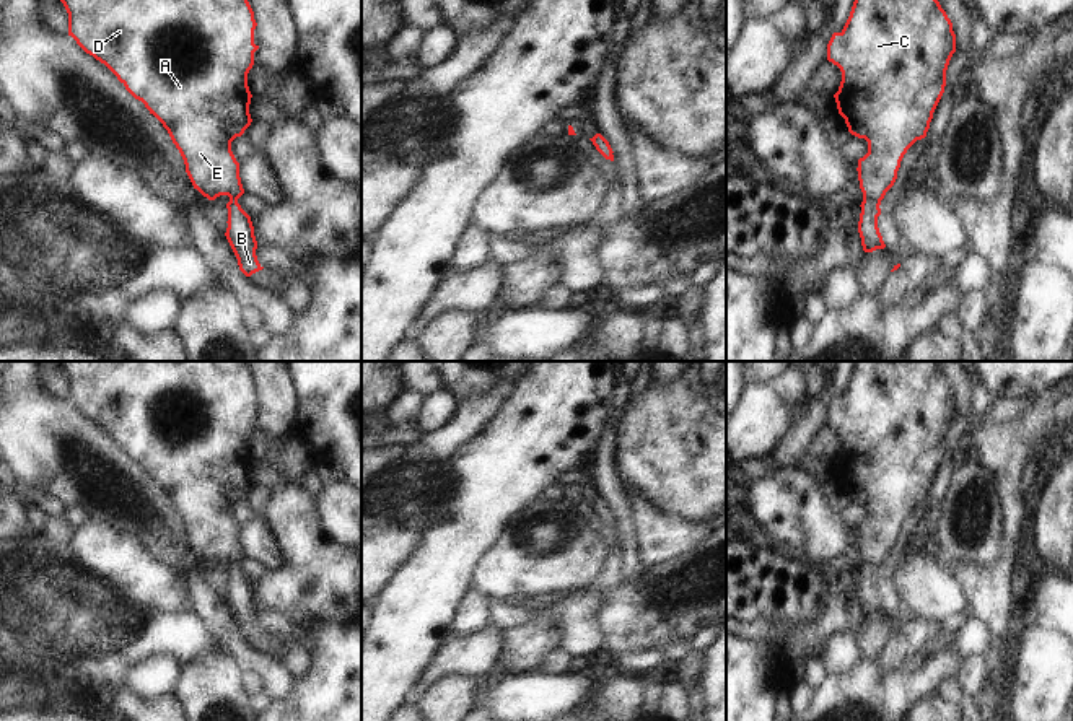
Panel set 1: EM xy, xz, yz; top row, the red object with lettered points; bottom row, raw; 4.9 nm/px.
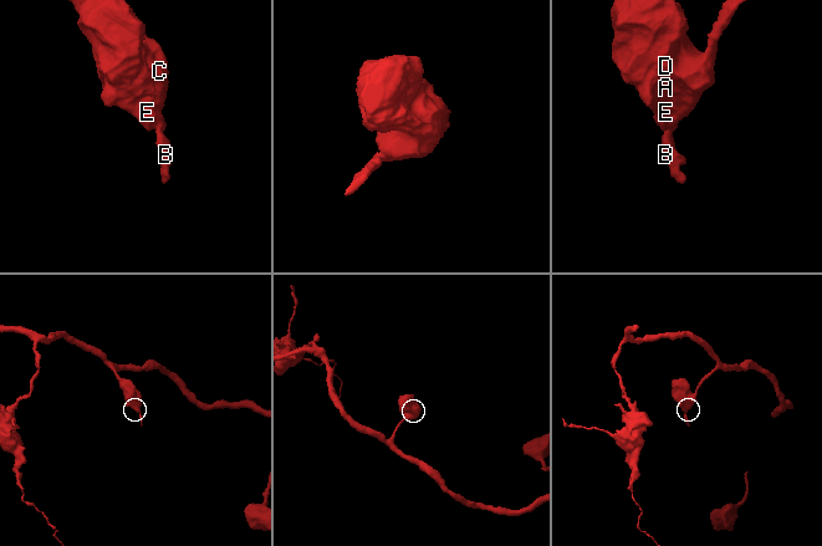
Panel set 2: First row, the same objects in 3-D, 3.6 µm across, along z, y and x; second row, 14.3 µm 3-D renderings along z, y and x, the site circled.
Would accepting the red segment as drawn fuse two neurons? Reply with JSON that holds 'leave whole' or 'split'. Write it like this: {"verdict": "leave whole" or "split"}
{"verdict": "leave whole"}

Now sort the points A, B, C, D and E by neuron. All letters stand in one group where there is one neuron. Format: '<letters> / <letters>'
A B C D E

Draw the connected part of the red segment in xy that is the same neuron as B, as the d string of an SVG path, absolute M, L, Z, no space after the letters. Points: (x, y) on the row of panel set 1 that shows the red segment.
M60 0L68 13L68 36L96 60L104 63L125 90L153 114L168 130L179 150L186 173L204 197L215 200L228 195L226 239L238 259L239 270L251 277L262 270L256 249L257 241L251 216L238 199L244 194L239 163L231 151L231 142L251 125L251 91L247 73L254 65L254 11L247 0Z

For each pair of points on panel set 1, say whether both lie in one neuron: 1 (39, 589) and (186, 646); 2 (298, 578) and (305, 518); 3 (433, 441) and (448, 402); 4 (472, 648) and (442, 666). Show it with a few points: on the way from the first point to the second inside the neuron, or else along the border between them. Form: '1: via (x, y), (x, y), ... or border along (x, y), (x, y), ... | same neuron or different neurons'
1: via (75, 625), (88, 635), (150, 637) | same neuron
2: via (303, 563), (303, 533) | same neuron
3: border along (459, 401), (455, 412), (442, 425), (424, 435) | different neurons
4: via (464, 656), (450, 661) | same neuron

